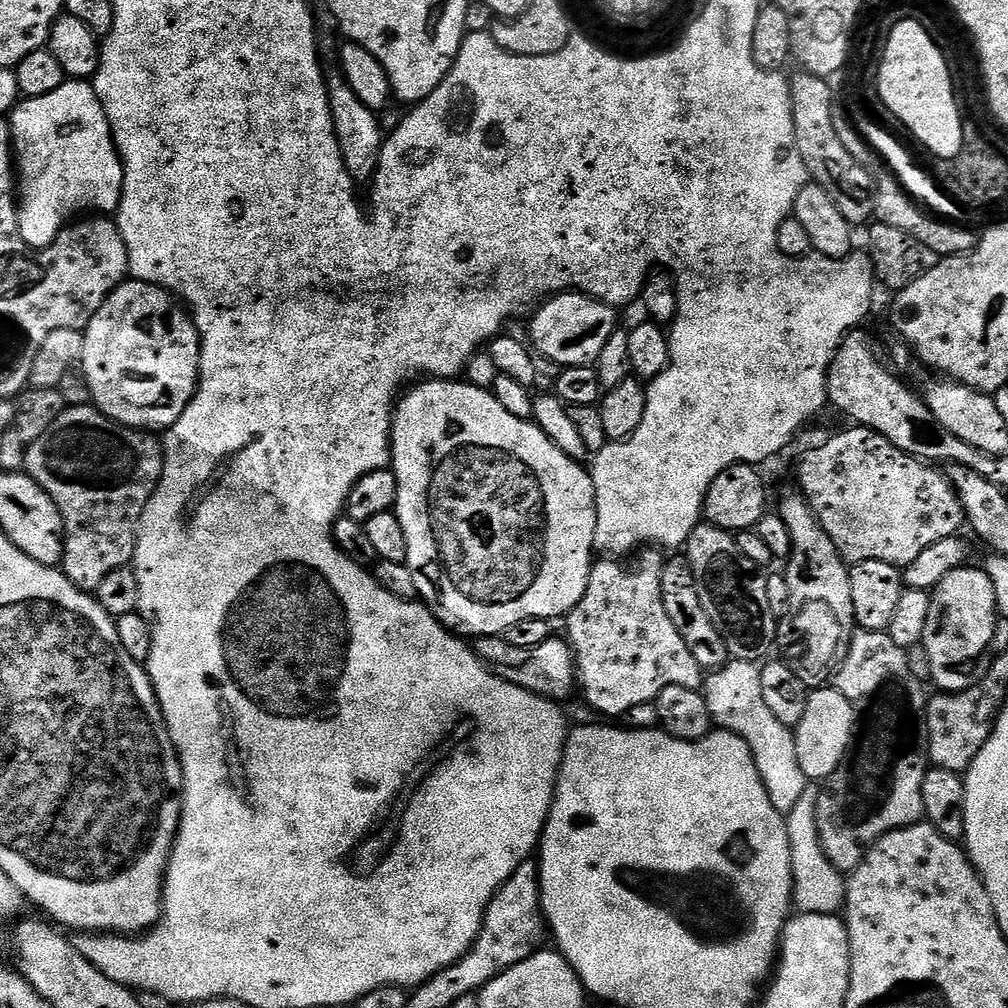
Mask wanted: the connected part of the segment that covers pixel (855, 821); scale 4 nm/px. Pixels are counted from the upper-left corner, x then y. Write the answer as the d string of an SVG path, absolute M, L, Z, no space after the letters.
M863 630L856 631L850 642L850 650L846 654L846 658L842 662L842 666L836 671L834 677L834 686L842 695L848 699L850 706L854 710L854 718L856 719L856 731L854 733L854 743L845 754L843 762L838 766L838 770L834 770L834 774L830 774L828 779L823 781L822 787L819 789L817 798L817 832L820 834L820 845L824 848L825 854L829 858L829 862L833 864L837 870L843 874L851 874L857 866L864 860L864 853L872 847L876 841L884 837L888 832L893 832L899 828L908 828L912 824L919 824L924 820L924 807L922 806L922 784L930 769L930 761L928 758L928 702L929 697L924 696L925 681L914 678L914 674L910 671L910 662L906 662L906 651L898 646L898 642L894 642L894 638L890 638L887 632L866 632Z

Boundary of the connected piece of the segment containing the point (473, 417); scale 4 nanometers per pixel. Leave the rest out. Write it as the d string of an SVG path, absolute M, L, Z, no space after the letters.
M435 378L425 379L424 384L417 383L417 388L409 387L407 391L399 397L398 403L392 413L392 473L398 478L398 498L396 499L396 507L394 509L398 522L402 522L402 531L406 533L406 550L408 551L408 569L410 574L414 574L414 586L416 587L416 595L434 613L436 619L444 625L450 632L455 632L461 638L479 638L481 636L499 636L506 630L510 630L510 626L522 622L522 618L542 618L543 620L555 621L556 616L560 618L567 617L569 612L574 610L574 606L578 606L578 602L582 602L582 594L586 594L586 586L590 578L590 570L594 563L594 549L596 546L596 495L594 494L594 482L592 481L591 471L581 461L572 460L565 452L558 447L552 439L541 430L532 420L523 420L516 418L514 414L502 407L502 402L498 402L498 398L492 395L487 387L479 388L476 384L463 384L463 379L453 378L450 380L438 380Z

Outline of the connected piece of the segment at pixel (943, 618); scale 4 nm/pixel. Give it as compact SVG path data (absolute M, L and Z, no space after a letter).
M965 566L950 570L931 593L930 614L922 643L930 650L932 680L945 692L964 692L978 679L976 659L991 649L998 613L994 598L994 582L983 567Z

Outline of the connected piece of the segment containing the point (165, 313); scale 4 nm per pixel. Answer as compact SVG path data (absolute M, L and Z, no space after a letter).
M131 278L125 279L123 284L119 284L106 298L106 302L94 314L94 318L89 322L88 327L83 329L84 334L84 359L82 361L86 382L89 383L91 403L99 408L105 416L115 420L117 424L137 430L159 430L168 429L171 424L178 422L182 418L182 410L192 401L192 396L196 393L196 383L200 381L200 330L196 326L196 321L190 315L189 309L172 293L161 288L159 284L147 284L141 280Z

